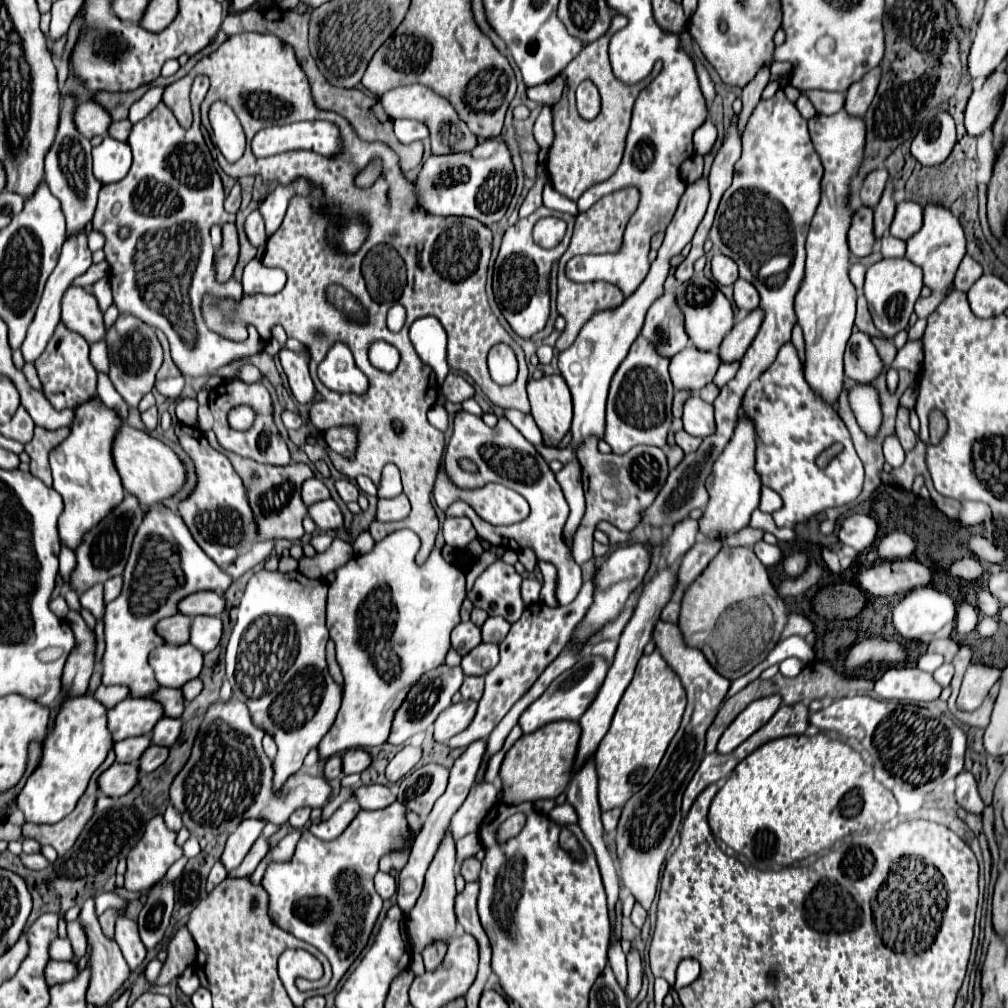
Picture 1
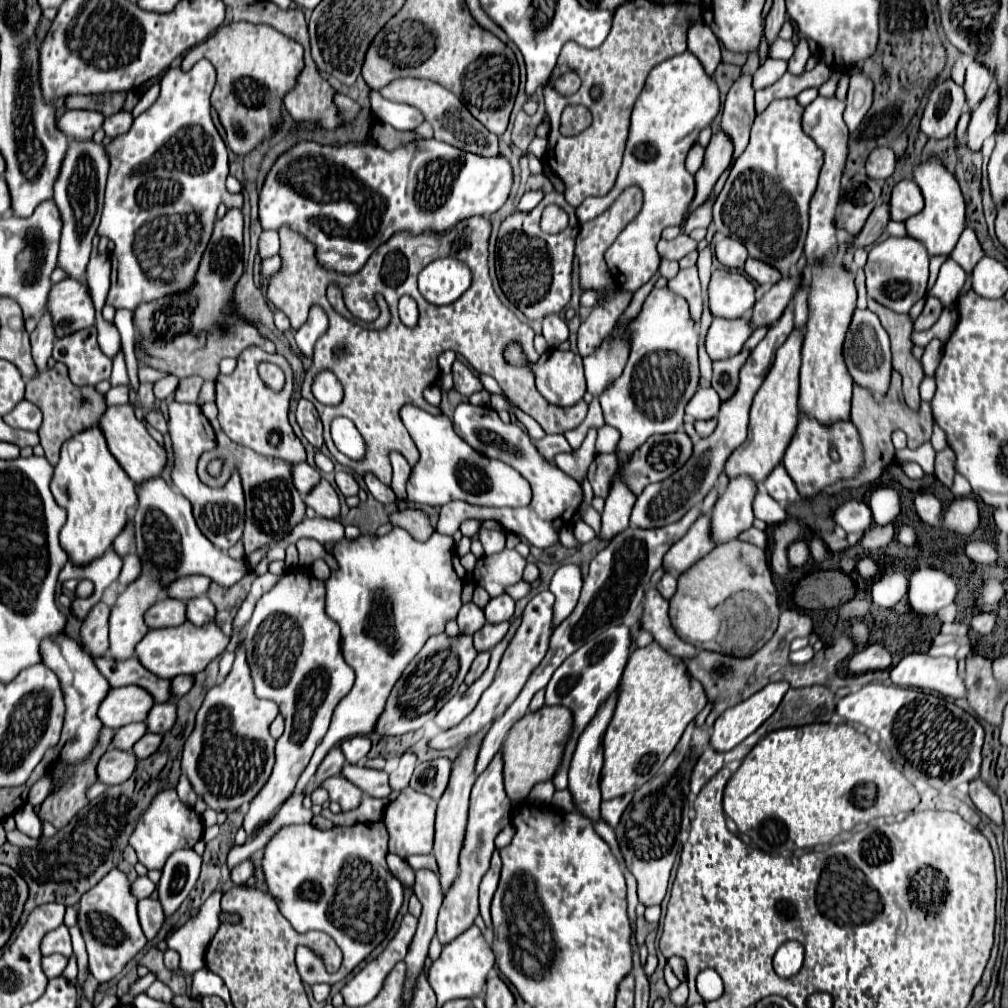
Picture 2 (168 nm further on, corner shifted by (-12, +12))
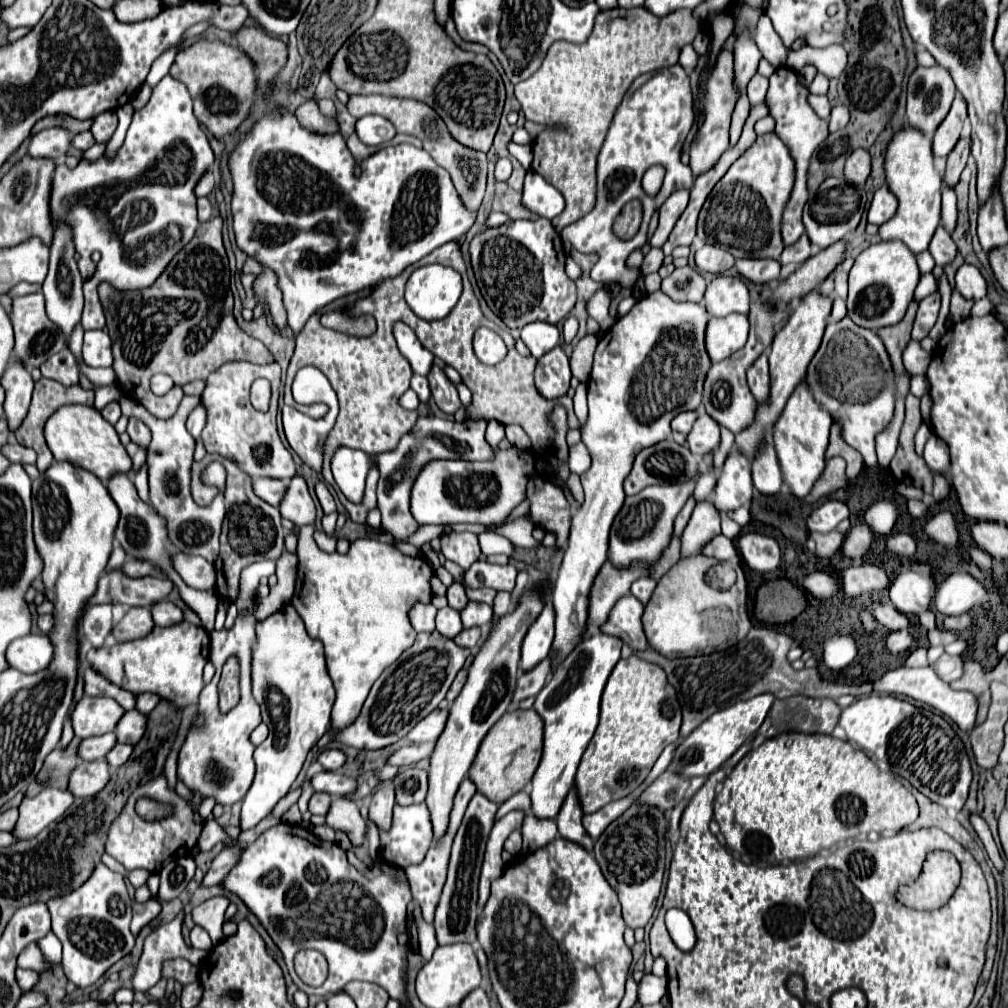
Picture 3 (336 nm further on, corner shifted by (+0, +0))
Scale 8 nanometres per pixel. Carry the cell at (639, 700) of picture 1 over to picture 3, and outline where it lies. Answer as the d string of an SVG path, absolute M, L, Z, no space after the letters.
M630 655L628 659L620 659L616 667L612 669L608 683L602 693L602 705L600 705L600 725L588 745L588 749L582 755L578 773L576 773L576 793L578 801L584 813L594 813L608 805L610 801L622 799L630 795L634 789L638 789L644 779L648 777L652 765L660 757L662 749L670 743L674 743L680 737L680 705L674 687L668 683L666 673L662 667L642 661L636 655Z

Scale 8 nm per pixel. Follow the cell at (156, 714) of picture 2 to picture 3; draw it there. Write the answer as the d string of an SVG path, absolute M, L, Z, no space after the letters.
M136 709L126 711L116 725L116 739L118 743L138 743L142 739L142 731L146 731L146 715L138 713Z

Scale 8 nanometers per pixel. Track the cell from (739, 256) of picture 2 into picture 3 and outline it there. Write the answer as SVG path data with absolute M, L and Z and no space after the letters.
M704 245L702 249L698 249L694 253L694 261L700 271L708 271L714 275L722 275L734 265L734 257L716 245Z

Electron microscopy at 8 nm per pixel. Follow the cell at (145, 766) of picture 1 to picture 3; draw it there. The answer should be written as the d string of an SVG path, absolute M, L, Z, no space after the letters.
M116 743L112 747L112 751L106 755L106 761L110 767L120 767L122 763L126 763L126 759L130 757L130 751L132 751L132 745L122 745L122 743Z

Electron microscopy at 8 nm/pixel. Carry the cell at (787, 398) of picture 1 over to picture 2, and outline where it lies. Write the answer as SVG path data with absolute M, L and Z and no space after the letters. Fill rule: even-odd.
M798 411L798 425L796 425L796 433L786 449L786 455L782 459L790 479L794 481L798 493L802 499L814 497L820 491L824 491L826 487L838 483L838 481L848 481L860 475L862 467L864 467L864 447L860 441L860 433L856 429L856 425L848 419L848 421L838 421L838 423L830 423L830 425L822 425L820 421L812 419L808 413ZM830 447L836 447L840 453L840 461L832 461L828 455Z

